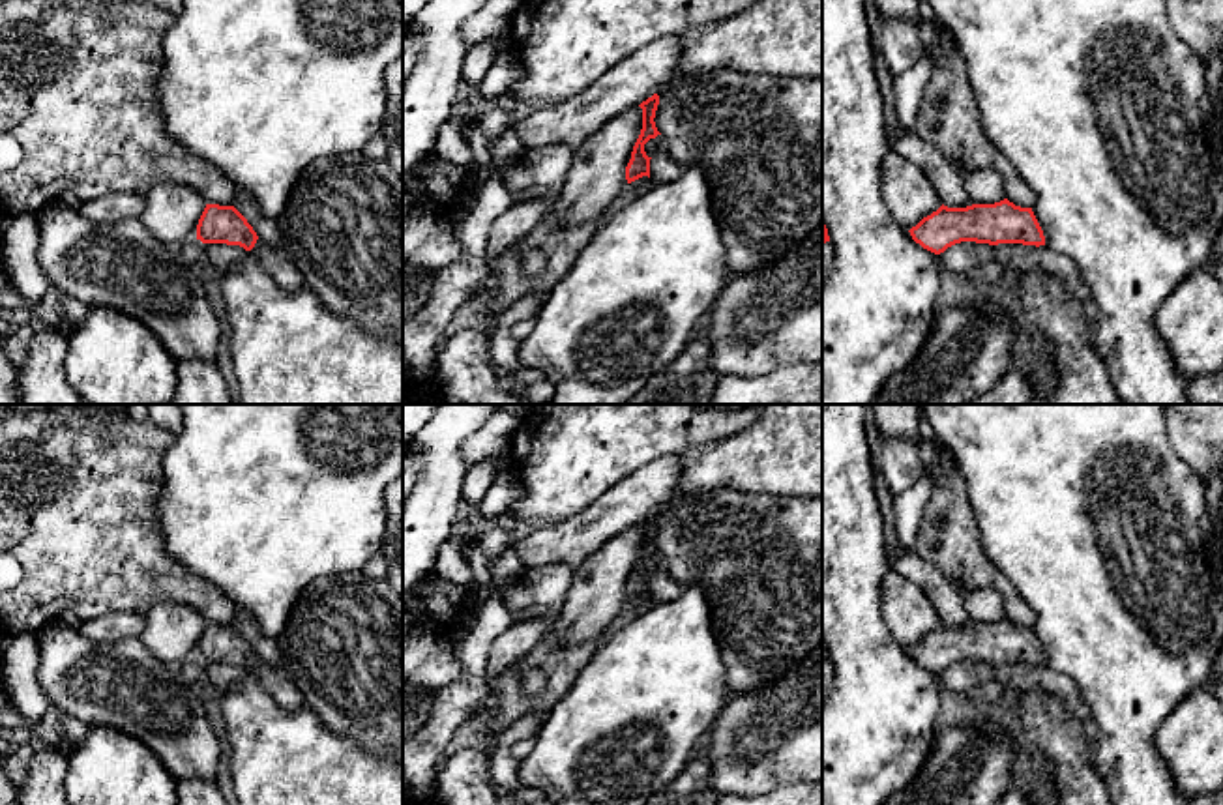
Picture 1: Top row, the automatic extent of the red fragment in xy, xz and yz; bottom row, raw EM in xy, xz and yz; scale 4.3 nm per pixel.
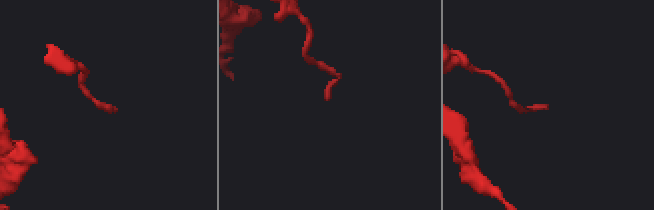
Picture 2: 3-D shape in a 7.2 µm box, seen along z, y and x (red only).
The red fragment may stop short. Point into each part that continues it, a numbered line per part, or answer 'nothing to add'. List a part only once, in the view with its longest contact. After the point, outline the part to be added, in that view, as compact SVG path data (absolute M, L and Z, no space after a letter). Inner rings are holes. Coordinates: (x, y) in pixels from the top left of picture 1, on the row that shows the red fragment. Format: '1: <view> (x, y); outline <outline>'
1: xy (274, 263); outline M260 238L249 255L258 260L262 270L279 285L279 288L296 292L305 286L292 260L288 260L281 251L273 249Z

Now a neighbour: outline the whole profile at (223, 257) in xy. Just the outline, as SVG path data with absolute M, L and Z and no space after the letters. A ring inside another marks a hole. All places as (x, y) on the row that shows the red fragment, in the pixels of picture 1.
M204 243L204 249L206 249L208 262L221 271L238 266L249 256L249 251L245 251L240 245Z

